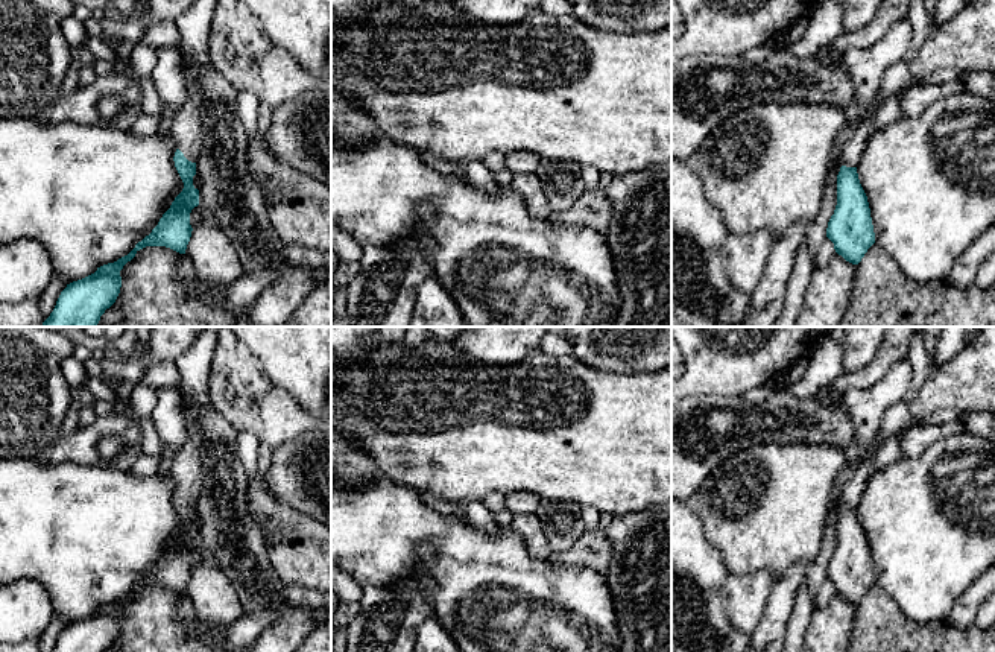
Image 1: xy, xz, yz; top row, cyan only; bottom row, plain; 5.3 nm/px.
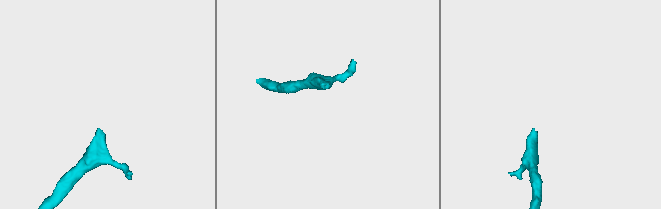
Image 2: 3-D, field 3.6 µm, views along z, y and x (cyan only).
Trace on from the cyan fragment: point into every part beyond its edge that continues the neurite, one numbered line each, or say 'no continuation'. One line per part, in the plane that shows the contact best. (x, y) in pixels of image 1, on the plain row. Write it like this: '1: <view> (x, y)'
1: xy (193, 365)

